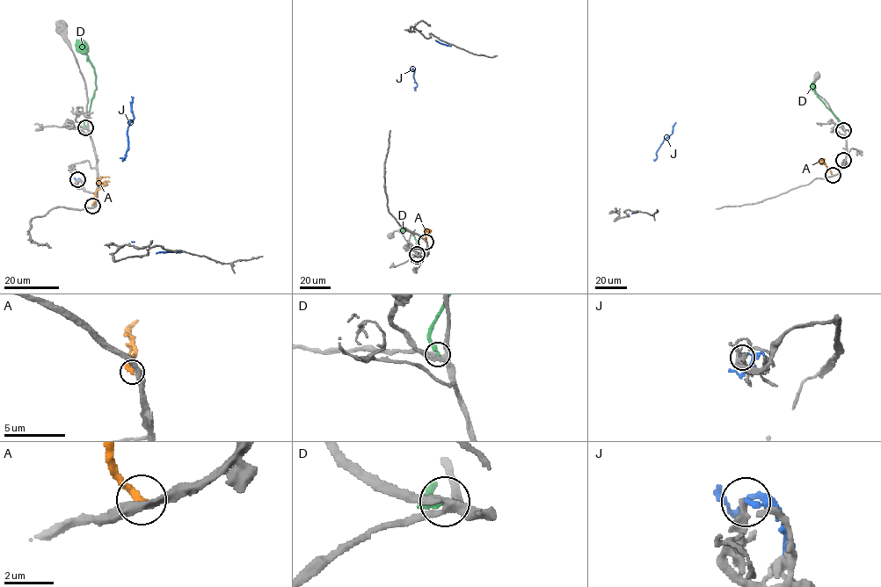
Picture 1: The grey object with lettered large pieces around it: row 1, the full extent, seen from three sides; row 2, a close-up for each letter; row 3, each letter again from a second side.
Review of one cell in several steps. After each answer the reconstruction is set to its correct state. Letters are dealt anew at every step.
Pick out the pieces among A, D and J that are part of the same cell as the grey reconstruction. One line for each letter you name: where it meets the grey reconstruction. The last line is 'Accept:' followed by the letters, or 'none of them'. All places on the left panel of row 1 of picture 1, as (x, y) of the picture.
Accept: none of them

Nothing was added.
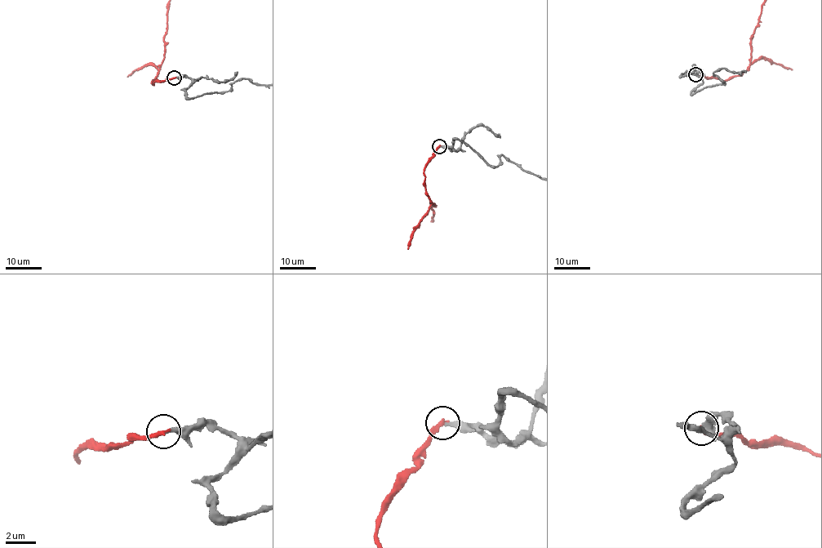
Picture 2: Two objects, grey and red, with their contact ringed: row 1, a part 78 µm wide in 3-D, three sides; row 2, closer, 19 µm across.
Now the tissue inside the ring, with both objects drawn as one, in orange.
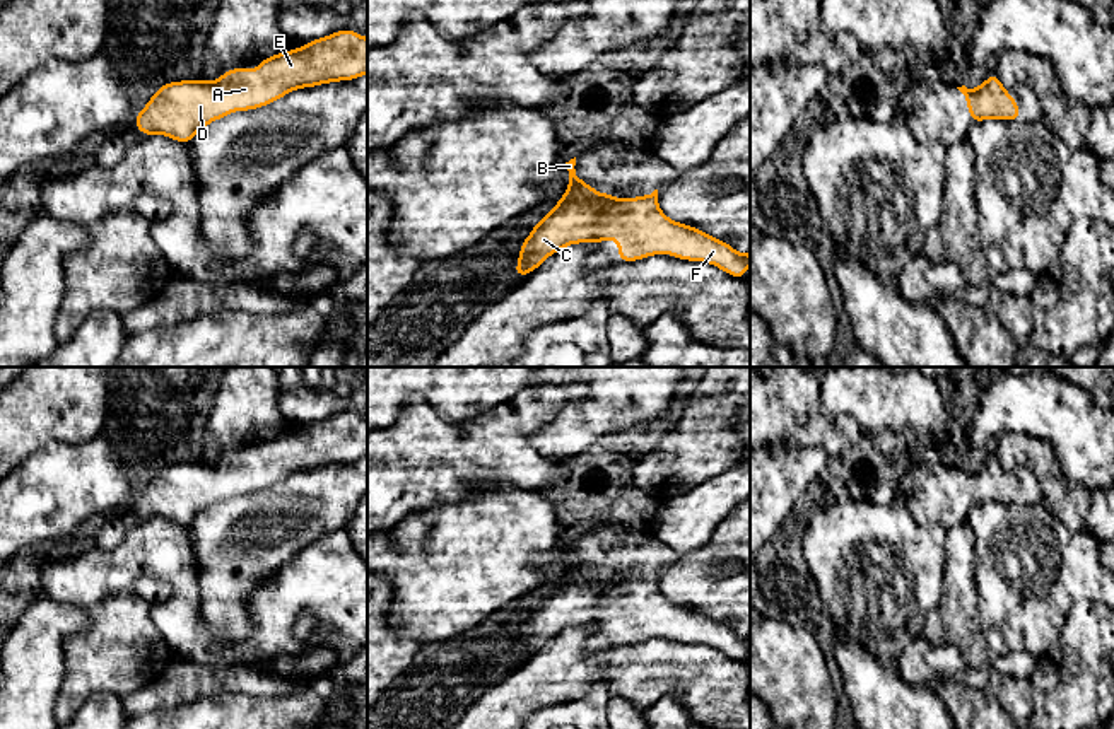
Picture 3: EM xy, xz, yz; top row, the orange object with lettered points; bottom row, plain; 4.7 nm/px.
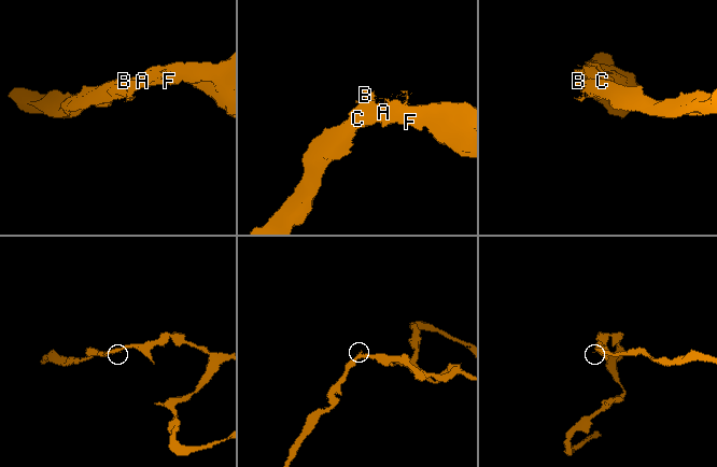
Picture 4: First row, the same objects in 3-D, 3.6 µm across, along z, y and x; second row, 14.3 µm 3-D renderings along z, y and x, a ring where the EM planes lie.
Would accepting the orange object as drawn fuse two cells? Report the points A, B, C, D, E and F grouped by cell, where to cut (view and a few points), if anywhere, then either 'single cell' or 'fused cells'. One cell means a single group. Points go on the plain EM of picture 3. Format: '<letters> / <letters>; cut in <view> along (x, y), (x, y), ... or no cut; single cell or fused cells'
A B C D E F; no cut; single cell

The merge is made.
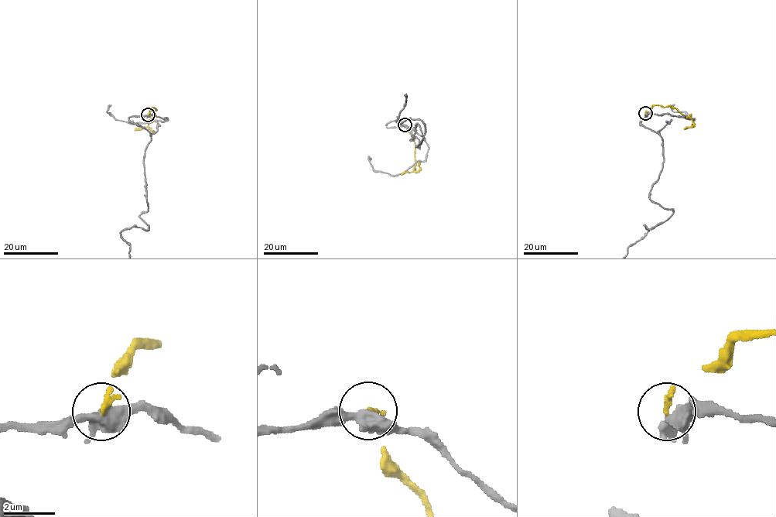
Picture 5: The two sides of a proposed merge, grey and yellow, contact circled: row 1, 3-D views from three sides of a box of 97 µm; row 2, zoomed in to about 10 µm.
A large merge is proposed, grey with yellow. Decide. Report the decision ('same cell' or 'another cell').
another cell

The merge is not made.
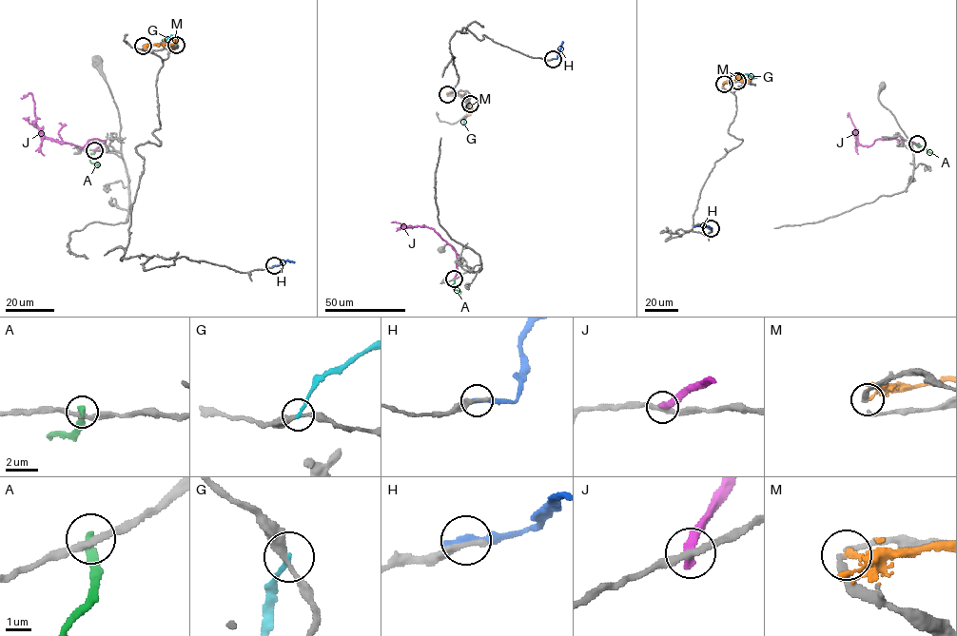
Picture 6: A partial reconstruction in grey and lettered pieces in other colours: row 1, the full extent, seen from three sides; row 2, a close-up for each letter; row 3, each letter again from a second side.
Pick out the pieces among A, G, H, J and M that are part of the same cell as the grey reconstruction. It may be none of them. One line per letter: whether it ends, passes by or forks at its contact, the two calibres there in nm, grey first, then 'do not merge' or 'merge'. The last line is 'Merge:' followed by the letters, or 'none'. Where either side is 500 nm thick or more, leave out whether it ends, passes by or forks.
A: it ends there; 240 nm thick on the grey side, 340 nm on the other; do not merge
G: it ends there; 280 nm thick on the grey side, 180 nm on the other; do not merge
H: it ends there; 280 nm thick on the grey side, 320 nm on the other; do not merge
J: it ends there; 240 nm thick on the grey side, 420 nm on the other; do not merge
M: it ends there; 160 nm thick on the grey side, 190 nm on the other; do not merge
Merge: none

